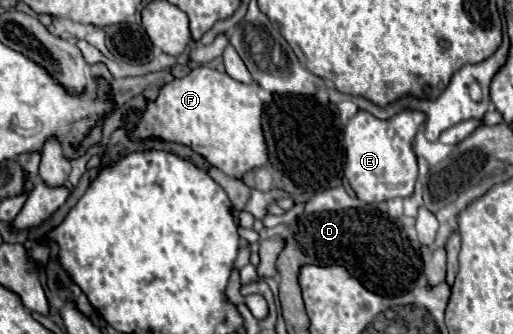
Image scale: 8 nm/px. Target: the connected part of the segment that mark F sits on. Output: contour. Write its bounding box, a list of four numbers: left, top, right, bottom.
[132,66,270,180]

